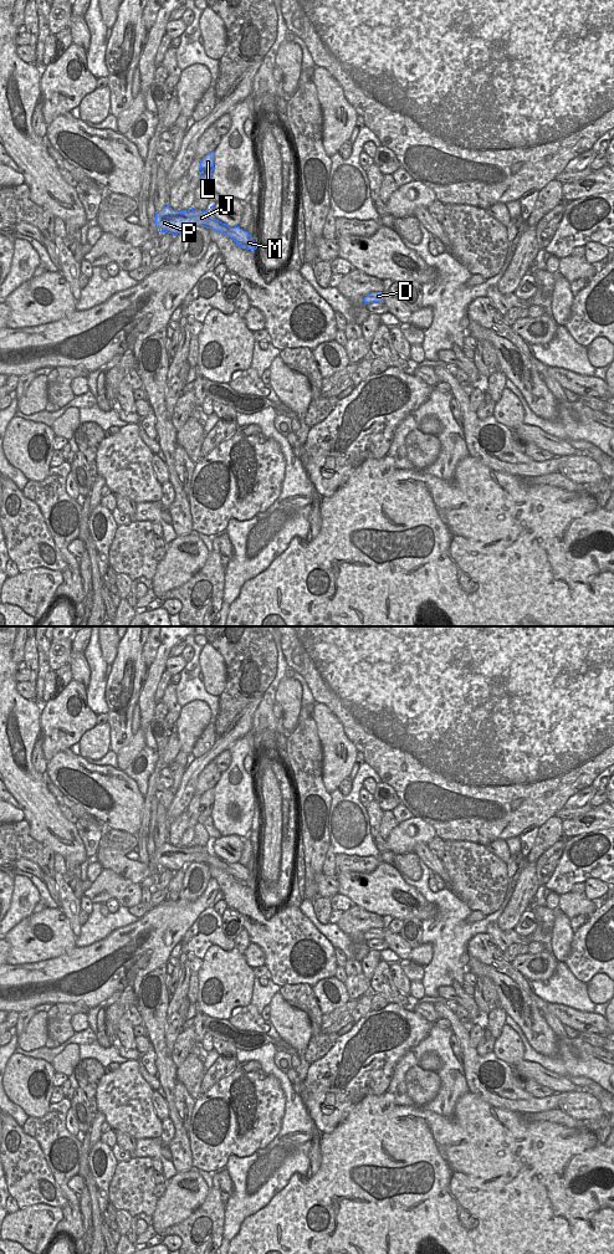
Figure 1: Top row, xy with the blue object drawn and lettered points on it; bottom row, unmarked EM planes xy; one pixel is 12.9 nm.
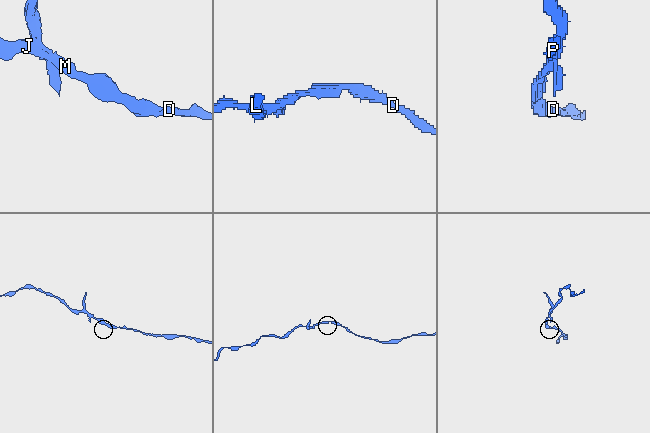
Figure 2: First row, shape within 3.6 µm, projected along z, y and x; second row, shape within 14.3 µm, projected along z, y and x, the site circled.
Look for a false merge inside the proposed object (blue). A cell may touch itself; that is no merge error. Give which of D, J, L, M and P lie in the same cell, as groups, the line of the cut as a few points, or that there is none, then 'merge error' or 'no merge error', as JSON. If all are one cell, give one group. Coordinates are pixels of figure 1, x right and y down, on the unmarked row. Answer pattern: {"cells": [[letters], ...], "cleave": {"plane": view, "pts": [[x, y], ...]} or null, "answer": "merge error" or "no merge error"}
{"cells": [["D", "J", "M", "P"], ["L"]], "cleave": {"plane": "xy", "pts": [[208, 846], [210, 849]]}, "answer": "merge error"}

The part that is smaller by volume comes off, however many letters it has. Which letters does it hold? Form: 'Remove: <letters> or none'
Remove: L

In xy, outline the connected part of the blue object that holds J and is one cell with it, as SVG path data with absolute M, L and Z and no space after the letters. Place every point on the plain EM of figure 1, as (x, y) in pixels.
M164 843L159 849L155 849L155 863L159 865L159 869L168 869L174 872L184 869L190 863L204 863L231 874L240 884L246 886L257 885L257 874L252 874L239 863L229 864L226 860L213 854L210 848L194 845L178 848Z

